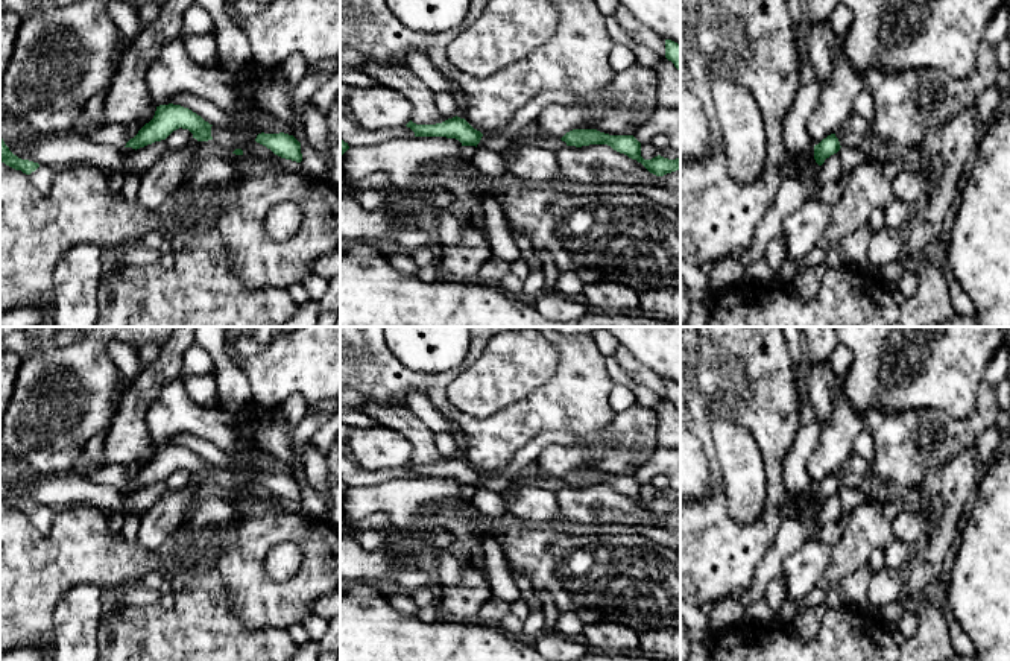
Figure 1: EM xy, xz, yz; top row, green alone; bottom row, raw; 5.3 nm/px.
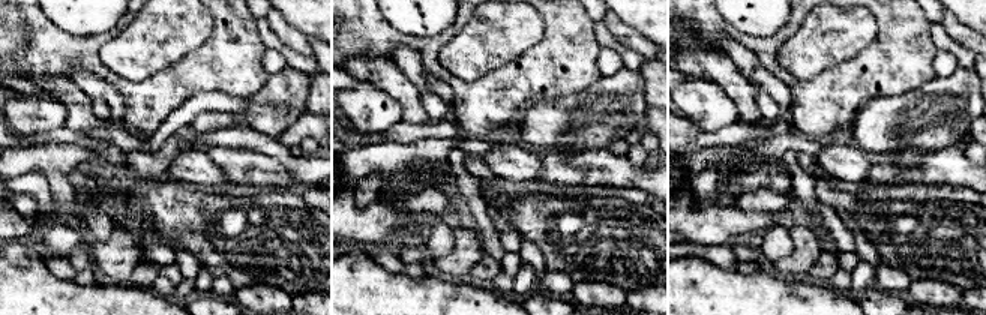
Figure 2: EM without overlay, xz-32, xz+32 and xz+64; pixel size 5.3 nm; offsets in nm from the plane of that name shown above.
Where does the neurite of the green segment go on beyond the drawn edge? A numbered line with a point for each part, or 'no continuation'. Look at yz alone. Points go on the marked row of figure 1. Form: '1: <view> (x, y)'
no continuation

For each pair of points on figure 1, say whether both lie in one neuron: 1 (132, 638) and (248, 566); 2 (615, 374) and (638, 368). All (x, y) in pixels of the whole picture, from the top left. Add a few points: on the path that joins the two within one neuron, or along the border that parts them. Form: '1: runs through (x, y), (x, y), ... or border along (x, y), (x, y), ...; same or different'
1: border along (216, 569), (225, 584), (228, 604), (236, 613); different
2: border along (612, 356), (629, 376), (653, 391); different

